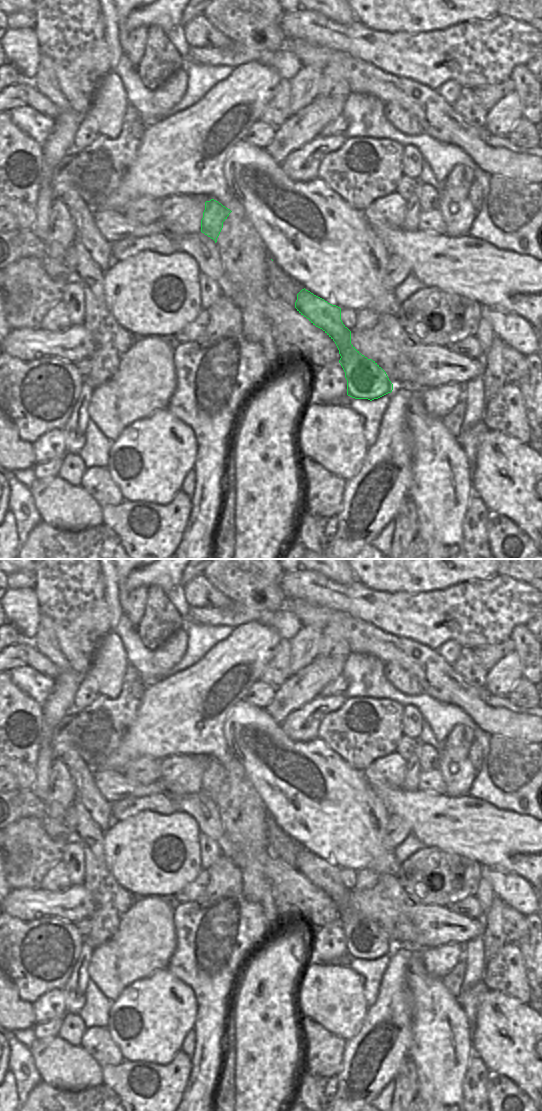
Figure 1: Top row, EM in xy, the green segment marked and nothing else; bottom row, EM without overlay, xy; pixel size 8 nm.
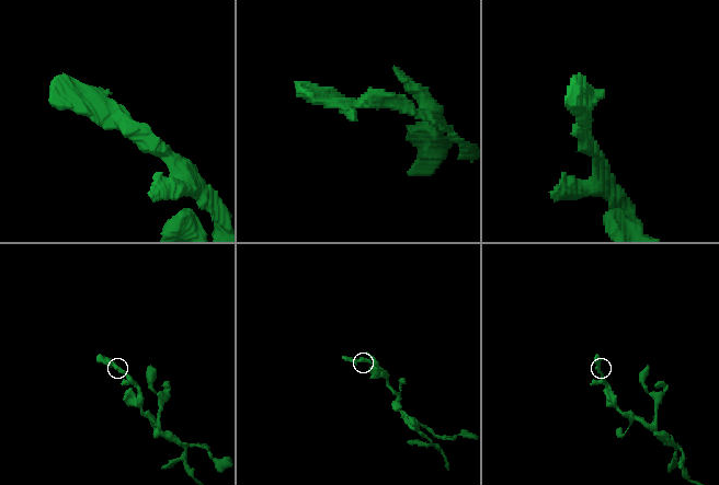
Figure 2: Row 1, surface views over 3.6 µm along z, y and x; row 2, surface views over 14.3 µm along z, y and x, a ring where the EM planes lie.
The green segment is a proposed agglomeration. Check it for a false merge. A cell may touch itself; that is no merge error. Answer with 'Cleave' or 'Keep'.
Keep.

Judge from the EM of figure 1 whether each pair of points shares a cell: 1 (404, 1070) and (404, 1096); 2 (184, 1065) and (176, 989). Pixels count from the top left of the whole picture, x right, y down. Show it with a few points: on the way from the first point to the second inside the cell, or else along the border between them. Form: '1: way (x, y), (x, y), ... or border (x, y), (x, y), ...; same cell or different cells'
1: way (404, 1076), (404, 1090); same cell
2: border (181, 1049), (167, 1064), (163, 1064); different cells

